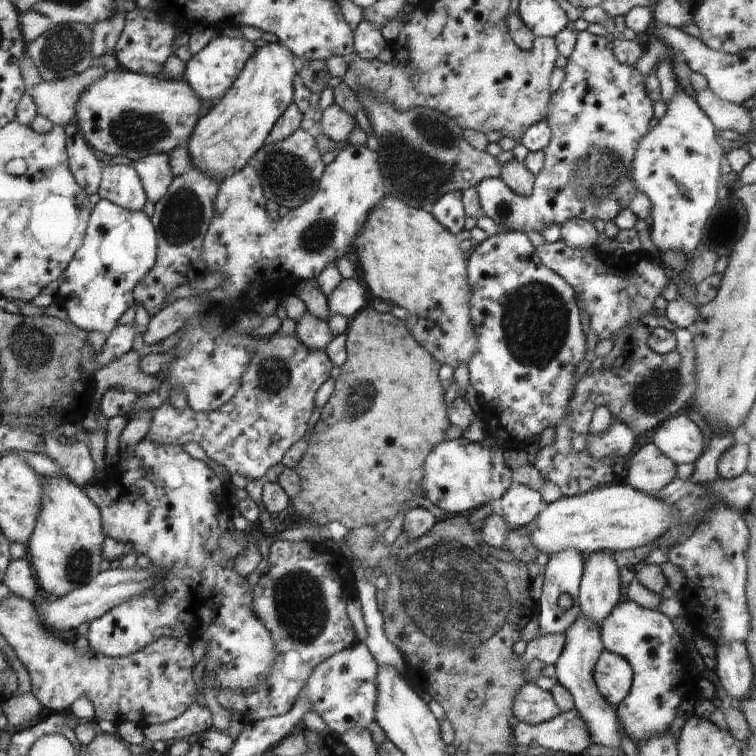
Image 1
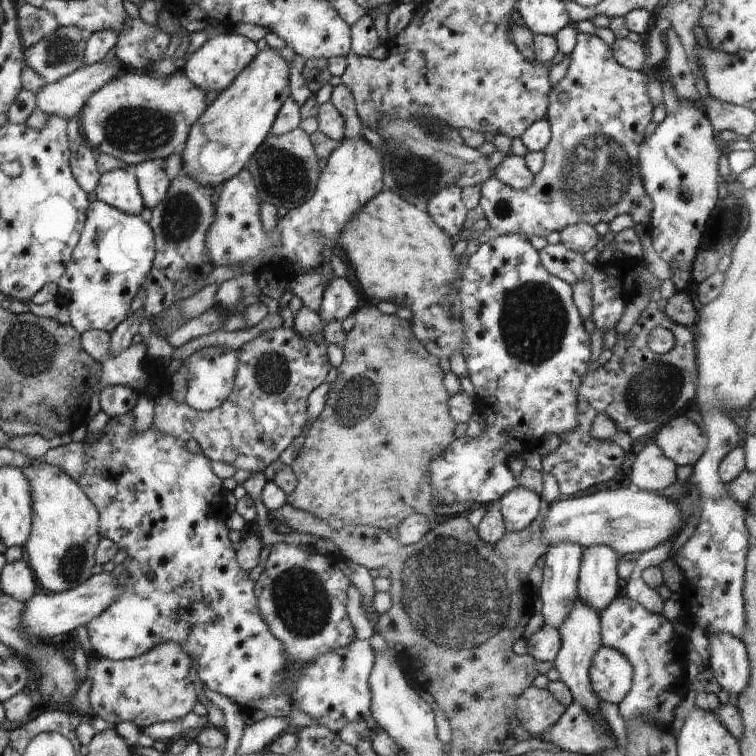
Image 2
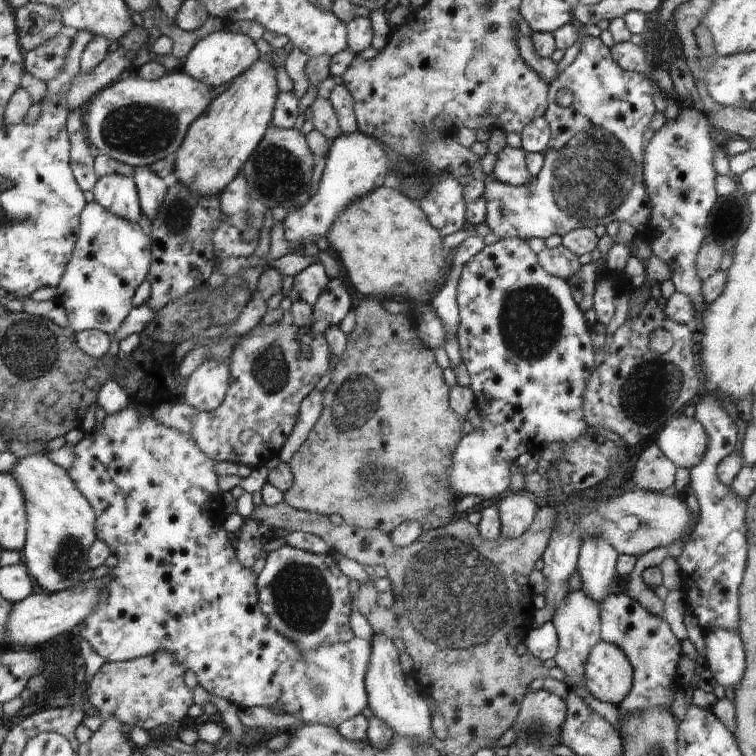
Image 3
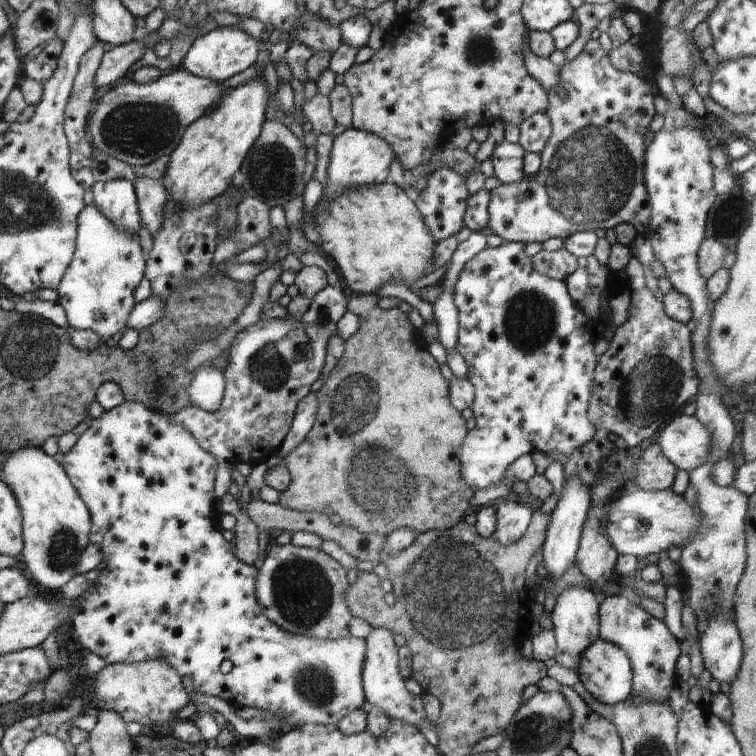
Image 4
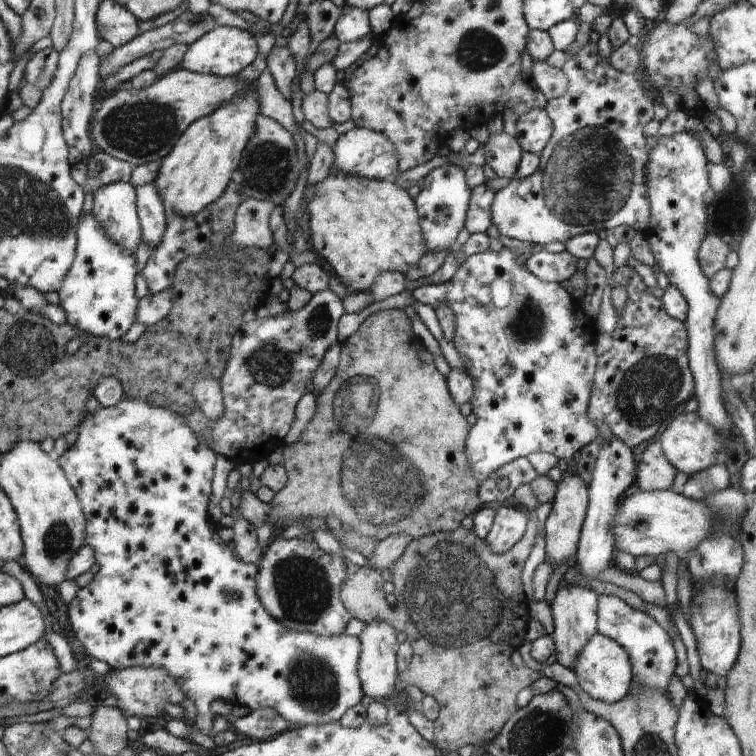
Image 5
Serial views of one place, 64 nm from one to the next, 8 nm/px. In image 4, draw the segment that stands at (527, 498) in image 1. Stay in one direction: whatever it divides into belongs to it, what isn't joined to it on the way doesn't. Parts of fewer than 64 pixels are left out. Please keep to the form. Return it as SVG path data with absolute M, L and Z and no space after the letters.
M505 499L496 507L497 523L491 537L504 547L514 544L527 532L534 512L529 509L528 504L518 500L508 502Z

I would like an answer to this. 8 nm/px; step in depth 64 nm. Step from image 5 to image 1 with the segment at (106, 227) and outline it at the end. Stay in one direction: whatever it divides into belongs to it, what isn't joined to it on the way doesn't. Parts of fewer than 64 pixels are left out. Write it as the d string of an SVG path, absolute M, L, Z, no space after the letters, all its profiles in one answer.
M103 165L97 194L100 199L110 200L126 210L143 210L148 201L147 190L132 165Z

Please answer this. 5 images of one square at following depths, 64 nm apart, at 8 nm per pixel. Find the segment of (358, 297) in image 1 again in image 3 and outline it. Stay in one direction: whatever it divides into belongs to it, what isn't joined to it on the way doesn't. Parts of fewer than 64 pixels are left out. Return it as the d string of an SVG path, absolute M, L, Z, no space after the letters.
M338 277L331 279L318 302L312 306L314 322L308 330L294 326L294 323L270 326L260 323L241 336L229 359L231 386L219 409L200 411L184 401L160 401L150 412L152 418L192 438L203 454L216 463L234 462L252 470L266 466L292 434L302 400L331 368L331 348L325 337L326 330L338 325L350 310L352 298L348 288L344 288Z

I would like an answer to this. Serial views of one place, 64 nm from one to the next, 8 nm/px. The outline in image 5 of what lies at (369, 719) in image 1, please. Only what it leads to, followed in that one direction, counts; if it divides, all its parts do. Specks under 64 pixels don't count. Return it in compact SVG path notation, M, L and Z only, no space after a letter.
M124 396L118 405L111 407L100 407L96 411L88 413L87 417L84 417L83 424L77 426L78 437L73 446L70 446L61 455L57 456L57 461L60 462L60 466L64 466L64 470L68 470L68 478L72 478L72 486L76 486L76 490L80 490L80 498L84 498L84 512L83 514L88 514L88 546L95 552L95 563L98 564L98 571L94 574L94 578L84 587L78 590L76 597L69 603L69 621L76 634L76 638L82 642L84 648L87 652L95 659L102 660L106 662L112 668L116 669L127 669L130 667L152 667L154 664L160 668L165 668L174 676L175 680L178 682L180 688L182 688L183 693L190 700L194 701L196 708L198 709L198 716L193 724L198 726L200 732L204 732L205 736L208 737L208 732L211 731L212 723L214 723L214 710L211 708L212 702L218 699L224 701L229 701L240 706L248 706L251 709L264 709L271 708L274 709L284 720L287 720L290 724L301 724L304 725L319 725L324 723L333 723L339 721L344 713L352 707L356 707L360 704L363 694L362 680L359 678L359 662L361 660L362 644L358 637L346 636L346 634L339 634L336 636L325 637L324 635L317 635L314 633L303 633L300 631L295 631L284 626L284 623L280 623L277 619L272 618L271 613L263 605L262 600L259 598L258 591L256 590L256 577L259 571L254 563L242 562L242 559L238 560L234 556L232 550L228 550L228 546L220 540L218 532L210 526L208 522L208 500L210 500L210 495L212 494L211 482L213 479L216 453L204 442L200 442L197 435L192 432L191 427L187 423L187 419L183 415L178 413L173 413L172 410L166 407L159 407L158 405L152 405L145 399L134 399Z

